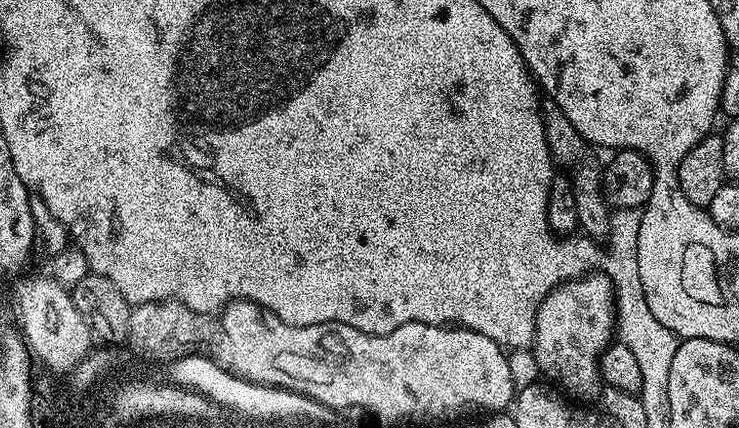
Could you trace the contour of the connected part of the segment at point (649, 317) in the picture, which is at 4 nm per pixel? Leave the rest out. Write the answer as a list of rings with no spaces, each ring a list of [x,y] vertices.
[[[639,208],[613,209],[608,219],[608,248],[599,251],[596,262],[599,271],[612,280],[617,307],[617,335],[619,341],[634,353],[640,372],[646,372],[646,362],[650,366],[666,368],[668,360],[673,360],[679,339],[663,326],[651,313],[642,291],[642,278],[638,271],[638,231],[642,210]]]

